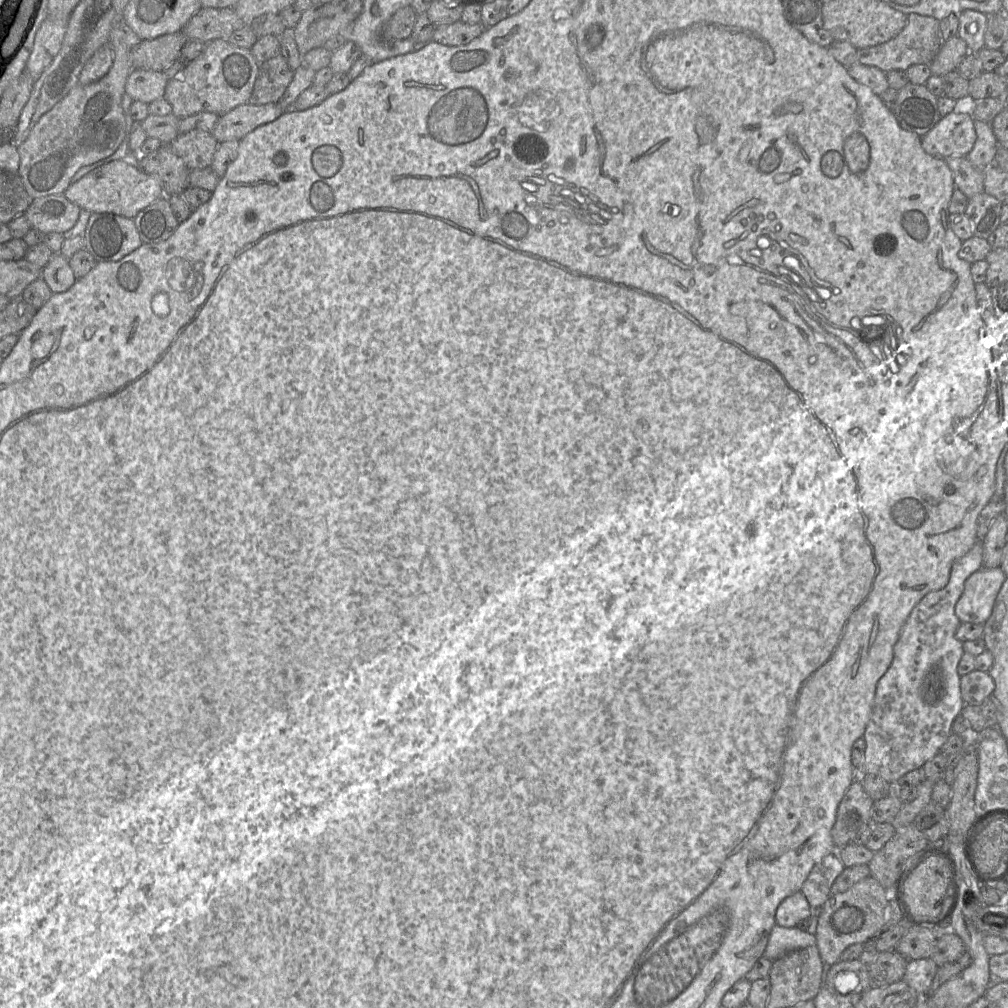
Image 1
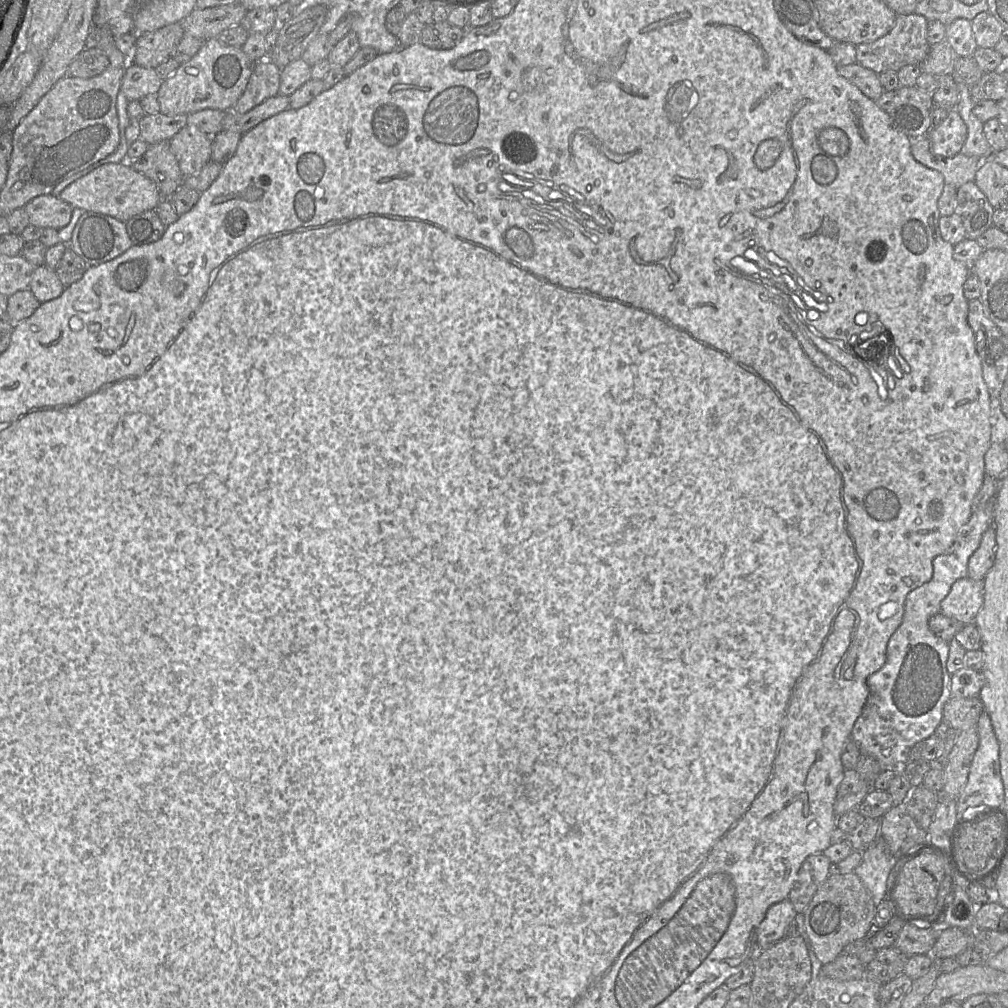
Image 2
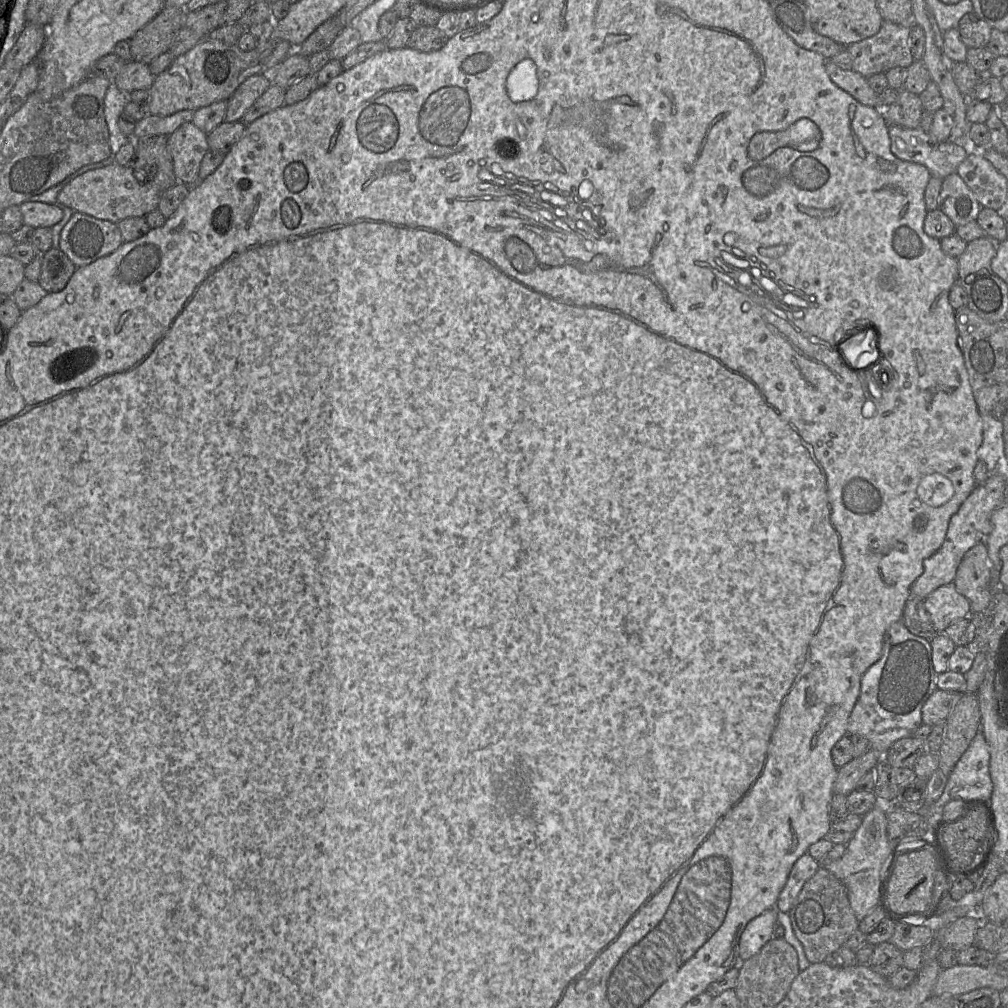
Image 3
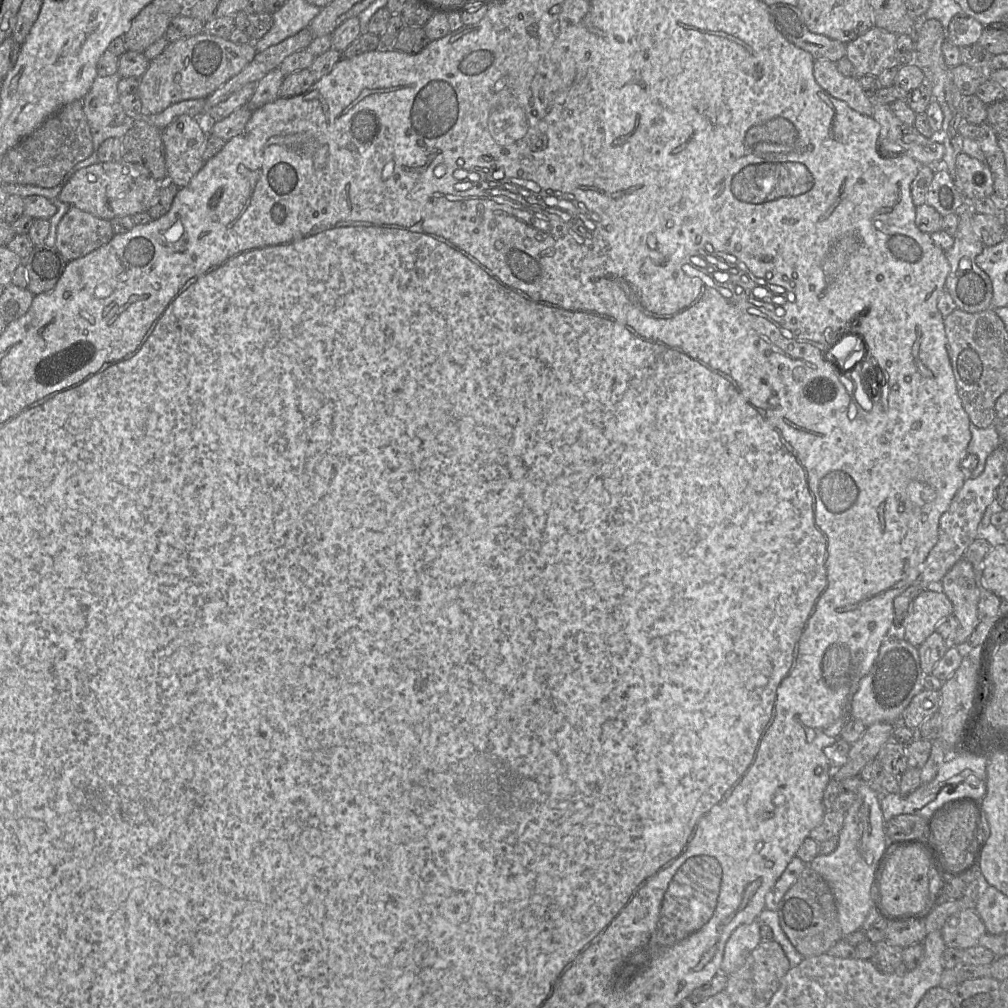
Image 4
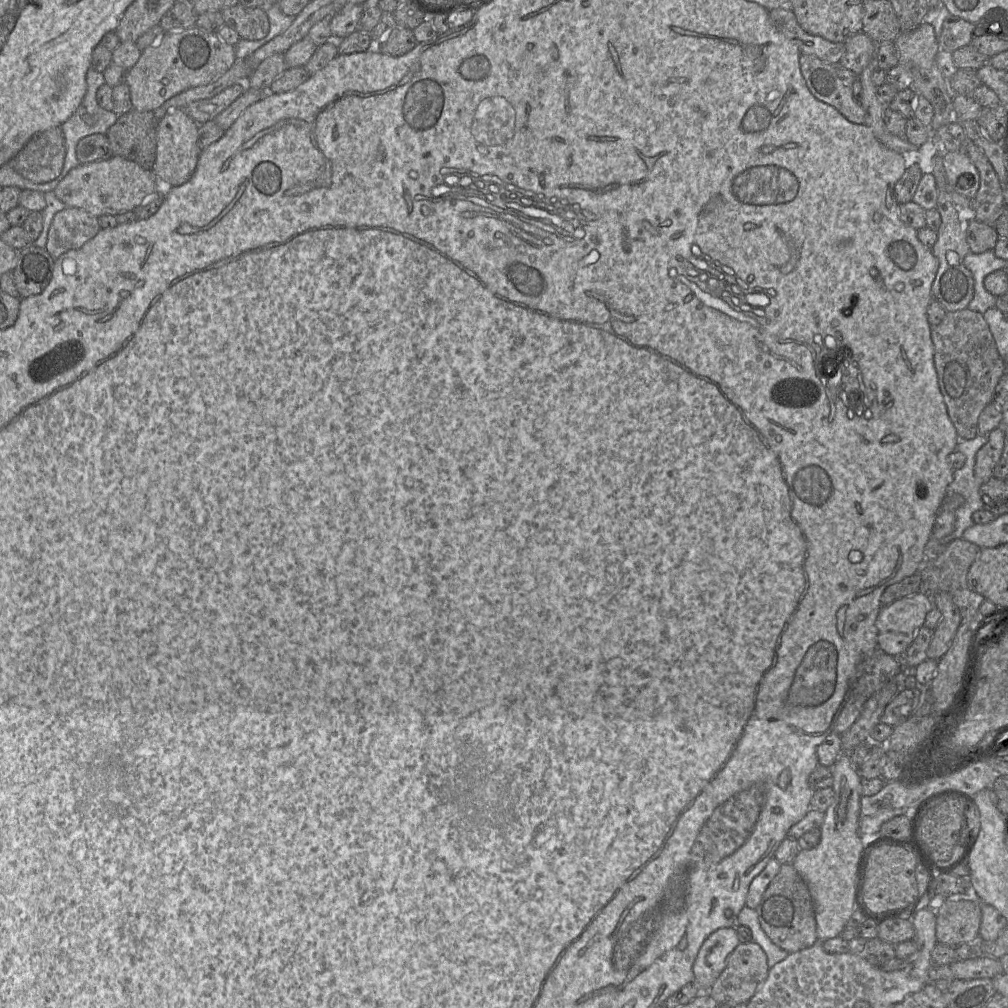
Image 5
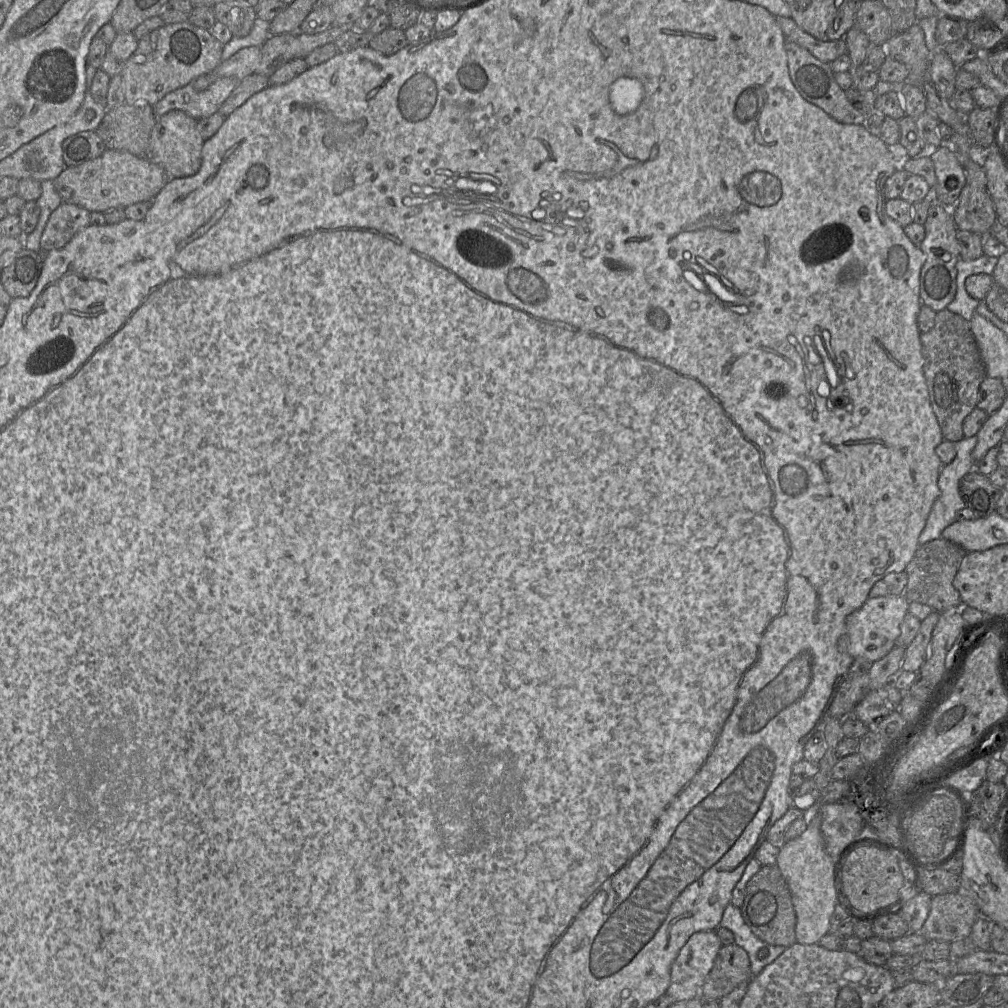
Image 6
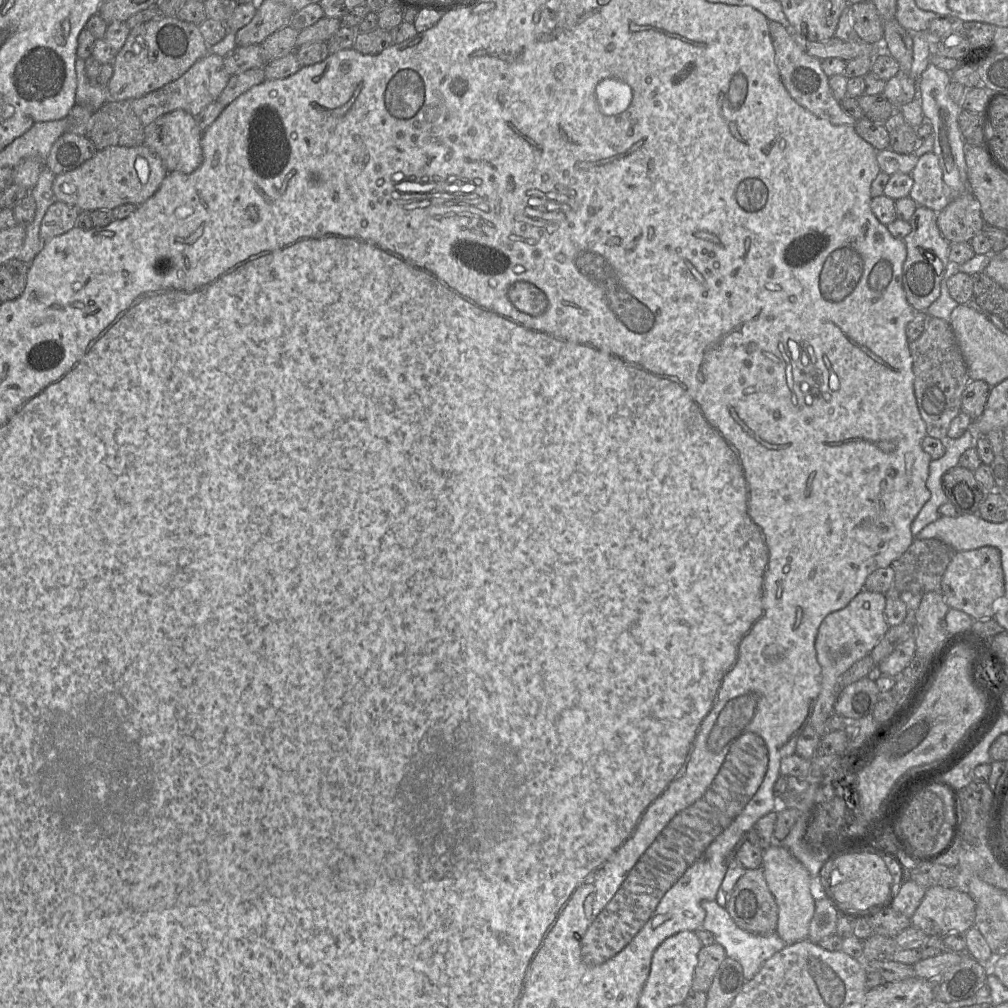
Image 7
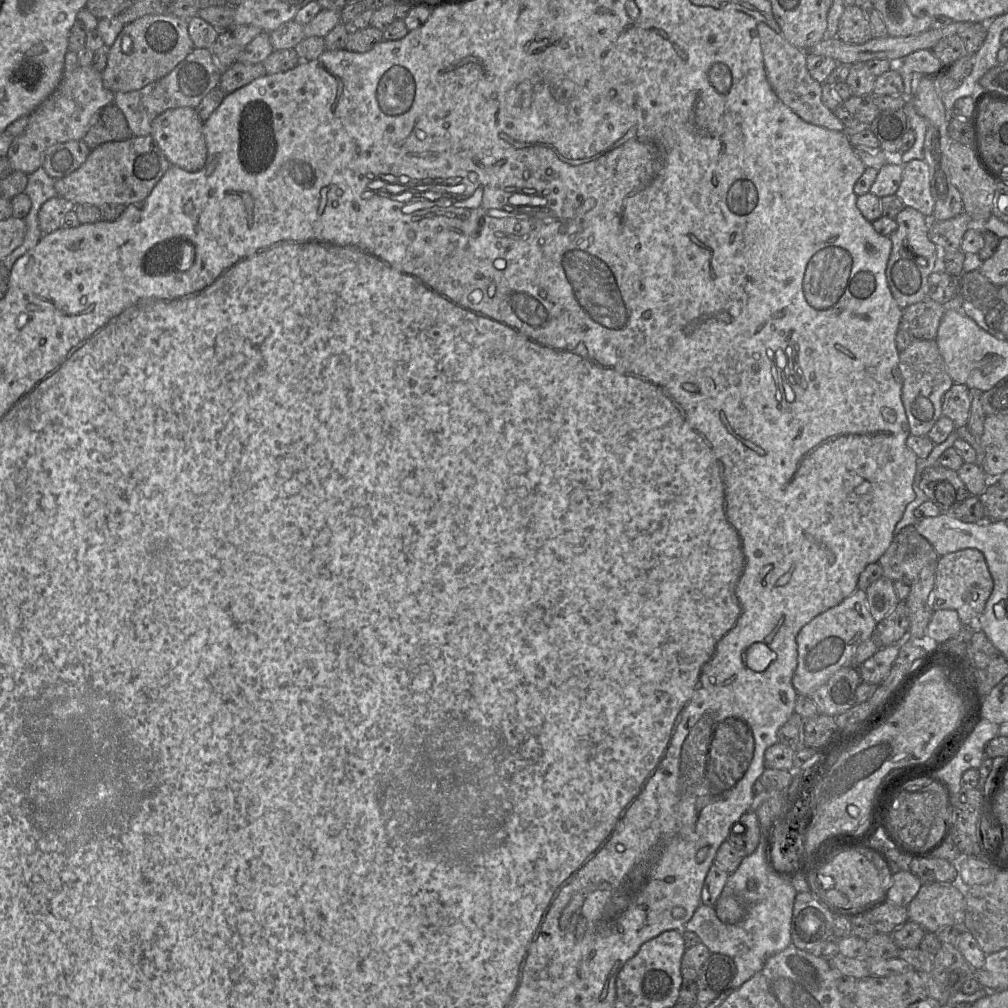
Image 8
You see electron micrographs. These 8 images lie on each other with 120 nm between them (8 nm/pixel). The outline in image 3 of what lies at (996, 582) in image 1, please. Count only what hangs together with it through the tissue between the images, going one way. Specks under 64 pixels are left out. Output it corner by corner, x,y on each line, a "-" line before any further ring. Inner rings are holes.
953,582
931,592
923,599
923,605
937,633
959,619
969,618
971,613
969,600
957,591

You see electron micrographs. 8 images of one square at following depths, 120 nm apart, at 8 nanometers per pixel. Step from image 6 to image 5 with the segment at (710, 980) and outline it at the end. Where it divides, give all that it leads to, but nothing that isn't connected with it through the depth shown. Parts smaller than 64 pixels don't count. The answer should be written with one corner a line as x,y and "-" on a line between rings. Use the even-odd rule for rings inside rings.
754,942
740,943
708,994
718,1004
747,1004
768,977
770,968
764,950

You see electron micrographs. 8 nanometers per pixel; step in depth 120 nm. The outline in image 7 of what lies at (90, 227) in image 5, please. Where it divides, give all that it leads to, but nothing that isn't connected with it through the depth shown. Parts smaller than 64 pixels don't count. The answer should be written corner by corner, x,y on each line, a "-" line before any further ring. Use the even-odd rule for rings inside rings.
56,201
46,211
40,227
43,242
71,230
80,210
66,203

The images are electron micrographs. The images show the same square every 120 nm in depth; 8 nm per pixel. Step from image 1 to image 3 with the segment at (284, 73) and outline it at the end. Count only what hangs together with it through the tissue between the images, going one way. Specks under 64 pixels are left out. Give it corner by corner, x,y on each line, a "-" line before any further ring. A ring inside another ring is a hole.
255,74
243,81
228,99
224,121
240,121
271,84
272,79
269,74

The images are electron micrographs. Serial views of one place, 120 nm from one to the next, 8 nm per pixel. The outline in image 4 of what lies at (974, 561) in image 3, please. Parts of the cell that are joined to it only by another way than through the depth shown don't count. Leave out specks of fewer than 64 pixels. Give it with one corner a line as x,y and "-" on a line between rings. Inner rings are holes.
960,559
943,577
939,584
953,606
953,616
958,620
958,628
950,646
965,646
978,624
979,590
973,565

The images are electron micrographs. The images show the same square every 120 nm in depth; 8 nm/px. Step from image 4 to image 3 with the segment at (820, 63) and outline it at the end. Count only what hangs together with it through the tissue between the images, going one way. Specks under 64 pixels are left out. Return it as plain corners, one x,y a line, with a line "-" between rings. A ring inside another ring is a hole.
826,61
825,70
833,83
853,96
858,102
877,108
878,94
869,86
866,77
854,70
842,69
832,61

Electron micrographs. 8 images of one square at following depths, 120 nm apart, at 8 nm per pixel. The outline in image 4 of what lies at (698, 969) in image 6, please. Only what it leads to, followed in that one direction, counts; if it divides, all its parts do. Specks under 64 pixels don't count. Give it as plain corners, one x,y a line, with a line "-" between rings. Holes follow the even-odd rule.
759,921
738,926
730,935
724,949
720,973
730,975
738,970
761,942

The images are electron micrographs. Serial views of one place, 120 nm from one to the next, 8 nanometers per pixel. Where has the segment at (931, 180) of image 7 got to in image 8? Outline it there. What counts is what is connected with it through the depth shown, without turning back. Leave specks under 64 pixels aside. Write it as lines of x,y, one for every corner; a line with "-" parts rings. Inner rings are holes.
914,159
903,166
903,178
895,193
903,204
932,218
934,200
930,190
930,172
925,160

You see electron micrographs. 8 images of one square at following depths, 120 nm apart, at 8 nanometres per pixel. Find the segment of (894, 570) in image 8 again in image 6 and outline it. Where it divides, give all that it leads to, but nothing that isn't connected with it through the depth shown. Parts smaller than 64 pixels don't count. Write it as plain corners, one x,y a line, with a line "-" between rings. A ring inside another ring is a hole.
939,538
920,545
905,568
908,582
903,596
909,602
919,602
930,606
934,611
959,610
962,602
953,580
959,570
963,558
968,552
949,540

